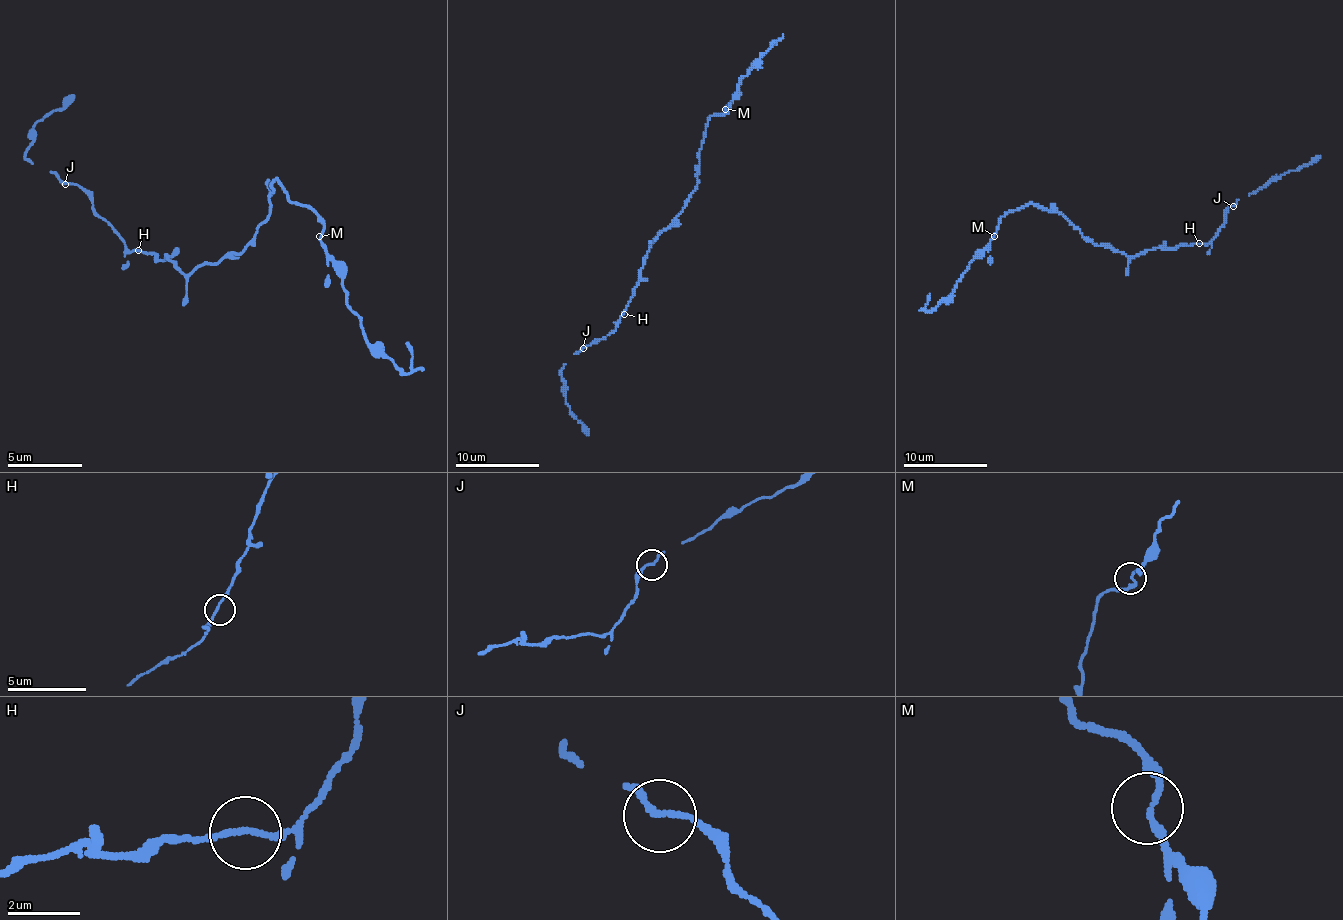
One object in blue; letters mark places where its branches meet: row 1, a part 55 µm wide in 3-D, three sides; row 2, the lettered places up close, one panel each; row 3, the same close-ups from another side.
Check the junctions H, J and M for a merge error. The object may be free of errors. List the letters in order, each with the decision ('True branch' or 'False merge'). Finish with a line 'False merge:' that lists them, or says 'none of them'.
H: True branch
J: True branch
M: True branch
False merge: none of them

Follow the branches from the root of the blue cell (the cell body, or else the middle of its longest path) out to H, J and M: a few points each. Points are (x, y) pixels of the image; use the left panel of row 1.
H: (224, 254), (217, 262), (206, 262), (198, 269), (183, 273), (168, 258), (157, 258), (138, 250)
J: (224, 254), (183, 273), (168, 258), (131, 250), (94, 209), (94, 202), (75, 183), (64, 183)
M: (224, 254), (239, 254), (266, 220), (277, 179), (295, 206), (307, 206), (318, 217), (322, 224), (318, 235)

